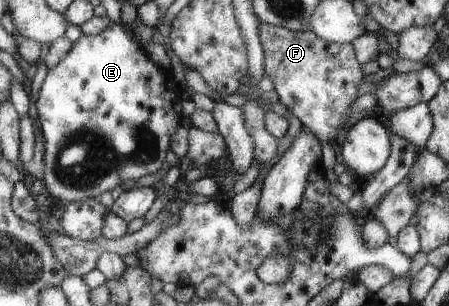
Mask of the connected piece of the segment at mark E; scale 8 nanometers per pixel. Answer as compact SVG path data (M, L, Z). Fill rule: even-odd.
M109 21L108 25L96 35L83 35L71 45L69 52L53 67L46 70L43 83L39 86L37 92L37 99L35 100L36 114L38 116L38 123L40 124L41 134L44 140L43 143L43 162L44 173L42 179L44 180L47 192L63 202L72 203L73 201L95 199L98 194L110 191L114 186L120 184L124 180L137 180L139 176L147 176L159 170L159 166L165 160L165 152L169 148L171 138L179 126L181 116L181 104L179 104L179 92L175 82L171 82L166 70L161 70L157 64L153 64L145 51L138 46L133 35L126 31L120 24Z

